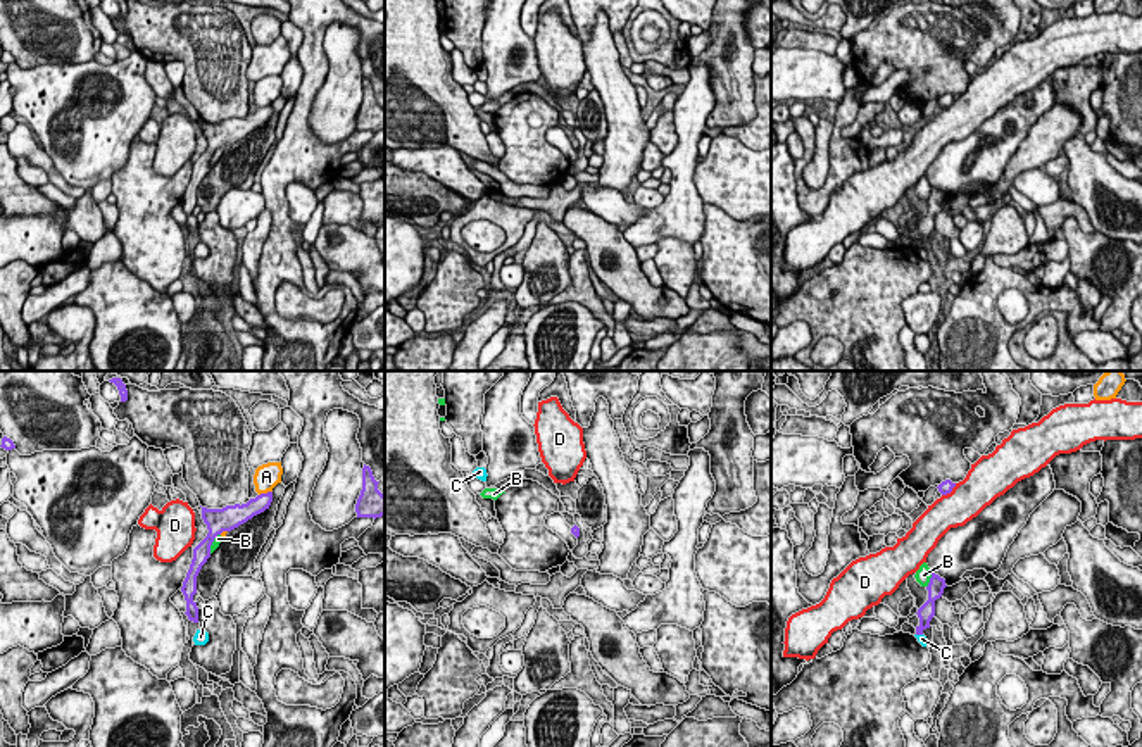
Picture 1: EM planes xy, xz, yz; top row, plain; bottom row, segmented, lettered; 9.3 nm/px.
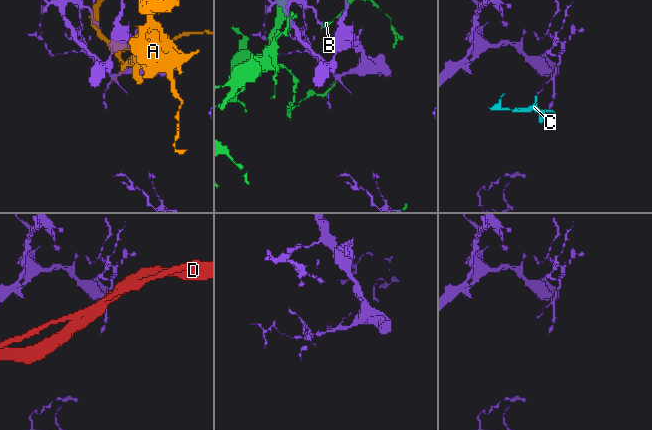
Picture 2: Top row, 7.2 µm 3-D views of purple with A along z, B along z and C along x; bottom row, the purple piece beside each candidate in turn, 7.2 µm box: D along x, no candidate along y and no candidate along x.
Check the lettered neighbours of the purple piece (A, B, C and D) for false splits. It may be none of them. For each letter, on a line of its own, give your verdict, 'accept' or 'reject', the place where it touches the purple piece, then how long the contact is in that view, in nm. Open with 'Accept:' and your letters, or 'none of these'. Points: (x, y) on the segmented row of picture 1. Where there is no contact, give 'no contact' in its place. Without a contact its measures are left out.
Accept: none of these
A: reject; contact xy (264, 494); length 140 nm
B: reject; contact yz (930, 580); length 150 nm
C: reject; contact yz (920, 634); length 70 nm
D: reject; contact yz (949, 492); length 190 nm

